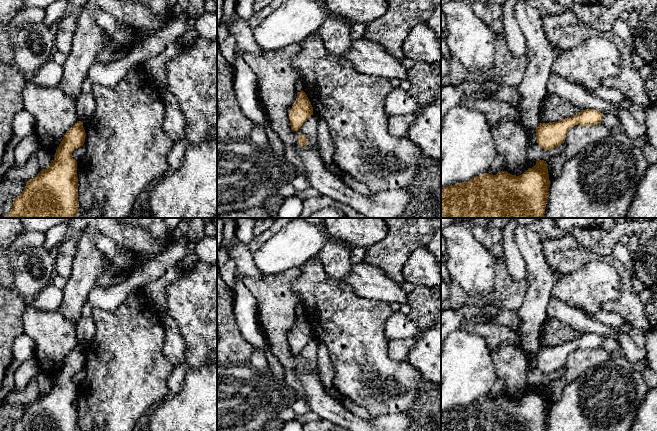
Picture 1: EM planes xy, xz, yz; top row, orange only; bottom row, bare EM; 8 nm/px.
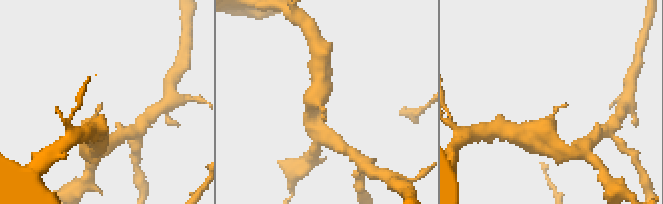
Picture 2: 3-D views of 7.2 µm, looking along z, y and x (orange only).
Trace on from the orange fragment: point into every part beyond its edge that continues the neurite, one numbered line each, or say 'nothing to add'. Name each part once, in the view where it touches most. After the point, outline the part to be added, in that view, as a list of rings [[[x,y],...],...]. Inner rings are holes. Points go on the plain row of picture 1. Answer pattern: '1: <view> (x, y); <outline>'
nothing to add

